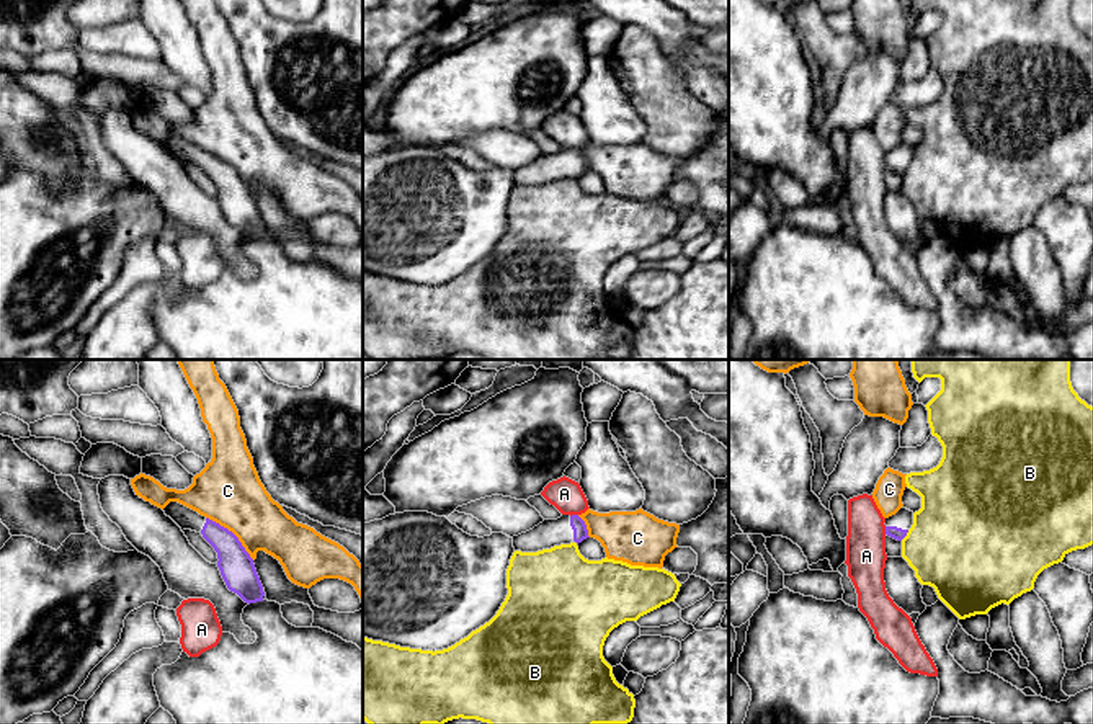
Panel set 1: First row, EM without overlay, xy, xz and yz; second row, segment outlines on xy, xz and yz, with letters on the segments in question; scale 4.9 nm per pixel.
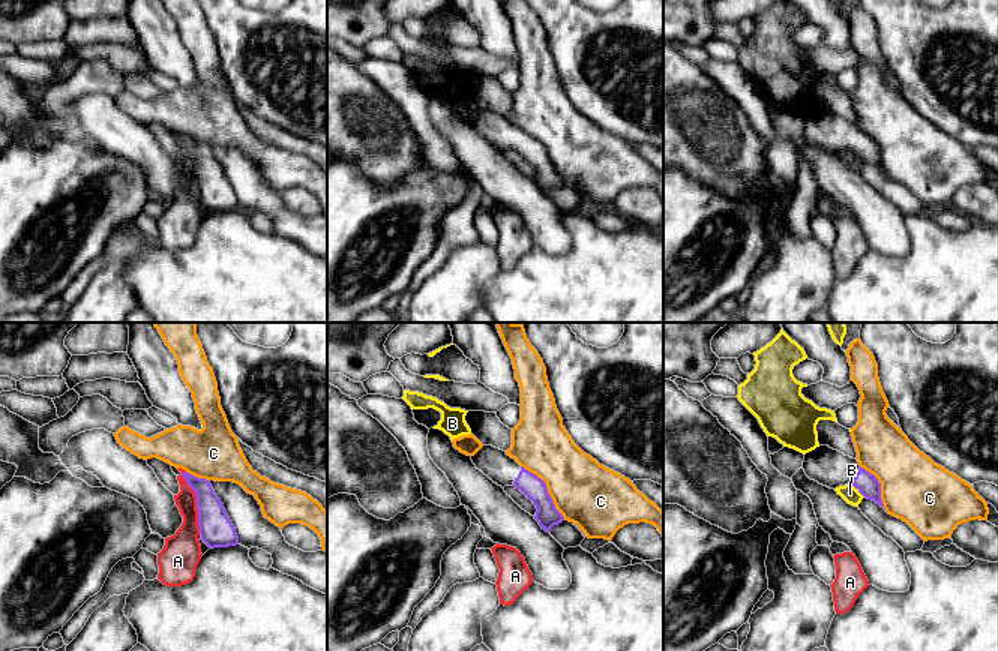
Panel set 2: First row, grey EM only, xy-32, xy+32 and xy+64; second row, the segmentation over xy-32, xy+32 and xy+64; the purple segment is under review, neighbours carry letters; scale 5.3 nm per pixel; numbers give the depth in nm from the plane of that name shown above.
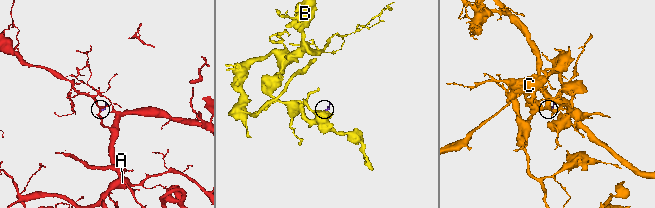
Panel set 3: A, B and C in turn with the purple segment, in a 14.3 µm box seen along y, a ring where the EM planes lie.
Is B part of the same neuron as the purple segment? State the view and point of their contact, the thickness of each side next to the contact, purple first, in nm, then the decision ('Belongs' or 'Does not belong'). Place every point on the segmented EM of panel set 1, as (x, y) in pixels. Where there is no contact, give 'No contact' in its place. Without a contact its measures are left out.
Touches purple at yz (905, 535). Thickness 60 nm (purple) against 460 nm. Does not belong

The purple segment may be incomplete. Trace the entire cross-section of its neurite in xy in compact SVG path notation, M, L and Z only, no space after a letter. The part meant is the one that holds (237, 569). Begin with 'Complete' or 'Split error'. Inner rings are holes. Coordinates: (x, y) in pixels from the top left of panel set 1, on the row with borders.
Split error. M170 502L163 512L181 531L201 533L214 547L219 559L217 567L230 592L237 593L248 605L263 601L265 592L253 559L232 531L178 502Z

